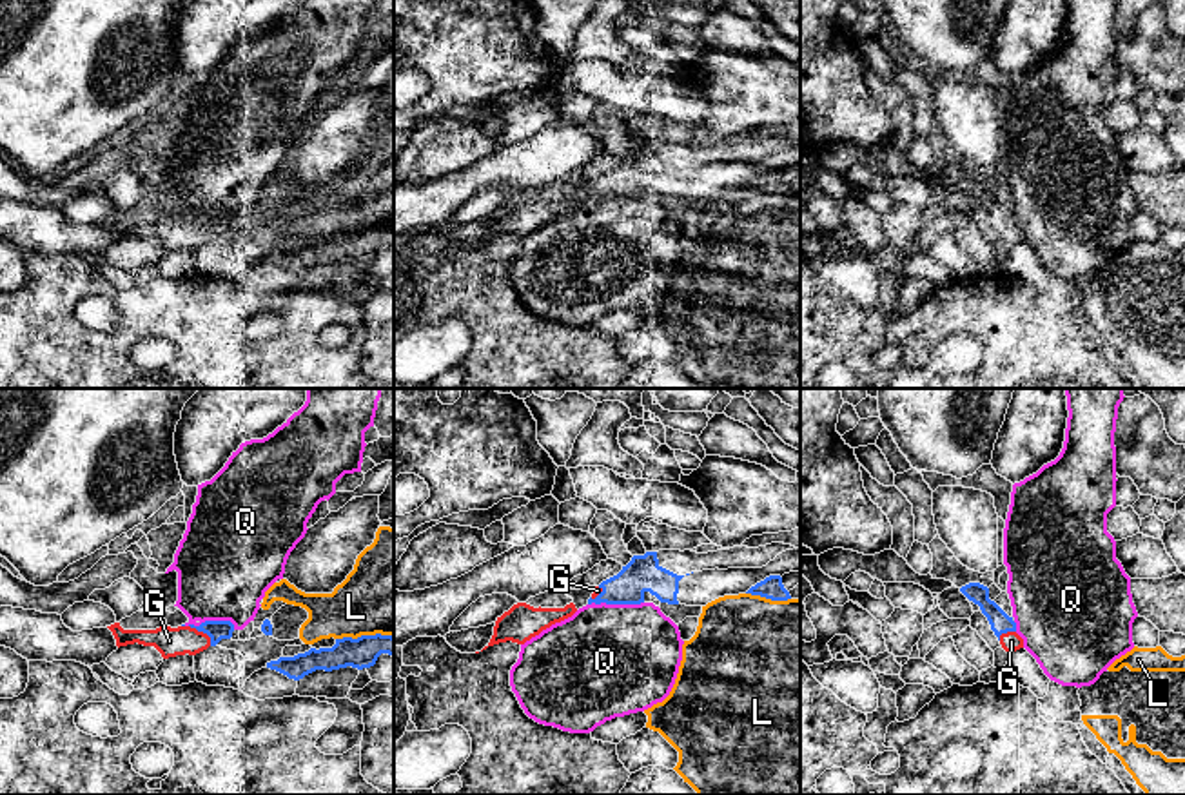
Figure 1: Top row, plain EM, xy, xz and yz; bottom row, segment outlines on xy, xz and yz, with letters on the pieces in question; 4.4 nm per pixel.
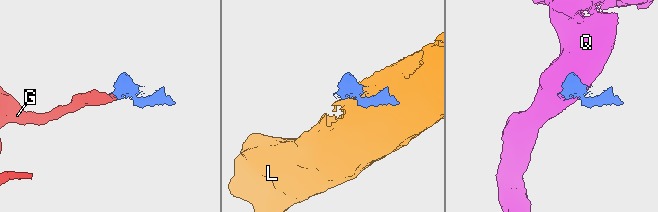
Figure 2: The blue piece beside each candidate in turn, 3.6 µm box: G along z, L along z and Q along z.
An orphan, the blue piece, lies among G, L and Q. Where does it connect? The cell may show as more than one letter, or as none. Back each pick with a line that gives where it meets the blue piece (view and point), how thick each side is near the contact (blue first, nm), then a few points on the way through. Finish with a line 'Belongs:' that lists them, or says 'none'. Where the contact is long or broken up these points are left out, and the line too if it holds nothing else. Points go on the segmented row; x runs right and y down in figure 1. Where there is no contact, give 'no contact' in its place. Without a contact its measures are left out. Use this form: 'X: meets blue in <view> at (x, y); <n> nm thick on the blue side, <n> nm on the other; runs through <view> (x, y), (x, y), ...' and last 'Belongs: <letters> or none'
G: meets blue in xy at (204, 632); 90 nm thick on the blue side, 130 nm on the other; runs through xy (216, 630), (204, 632), (196, 639), (169, 641)
Belongs: G

